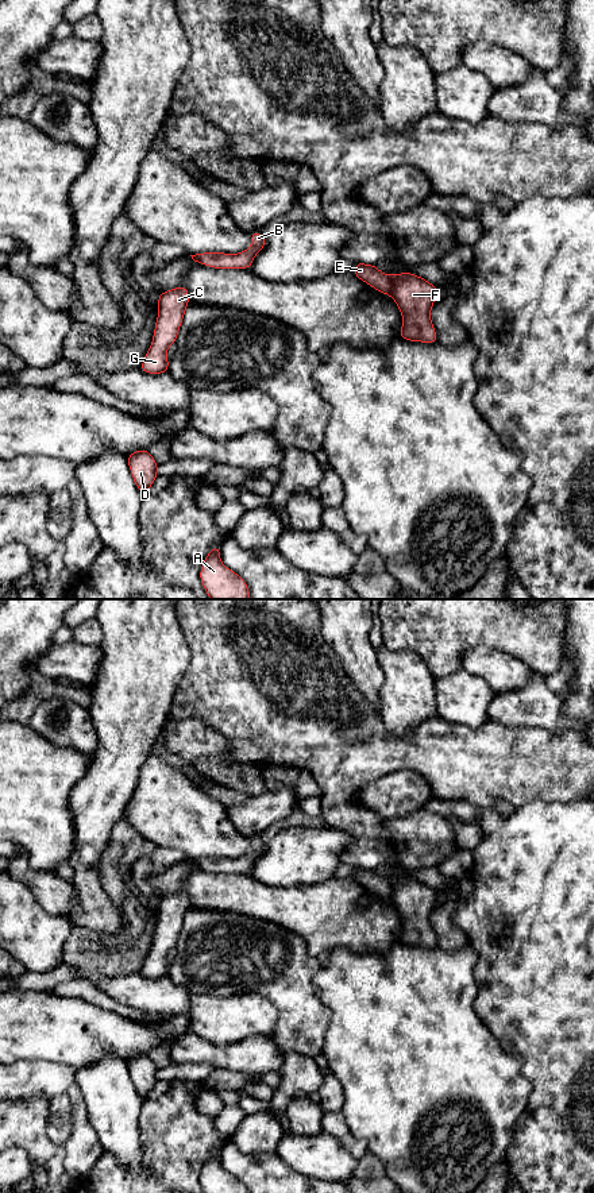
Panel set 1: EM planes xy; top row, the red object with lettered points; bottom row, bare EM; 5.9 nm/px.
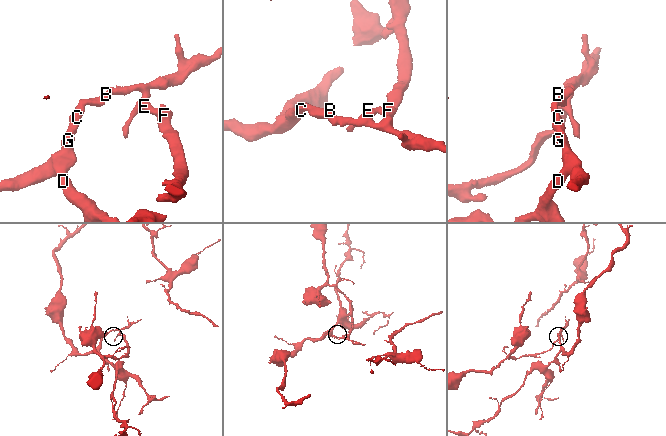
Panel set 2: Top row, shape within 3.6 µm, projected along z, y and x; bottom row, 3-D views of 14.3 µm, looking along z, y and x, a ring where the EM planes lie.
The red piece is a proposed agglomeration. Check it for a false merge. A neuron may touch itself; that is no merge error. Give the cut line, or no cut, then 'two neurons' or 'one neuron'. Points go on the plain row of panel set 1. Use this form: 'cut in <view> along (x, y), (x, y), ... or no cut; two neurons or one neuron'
cut in xy along (388, 880), (392, 887), (390, 899); two neurons

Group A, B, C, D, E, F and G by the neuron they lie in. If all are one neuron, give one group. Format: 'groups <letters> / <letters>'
groups A B C D E G / F

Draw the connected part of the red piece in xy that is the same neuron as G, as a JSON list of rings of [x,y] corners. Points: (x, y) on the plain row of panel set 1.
[[[185,891],[162,896],[158,900],[158,922],[153,946],[139,974],[147,978],[163,978],[169,976],[166,957],[171,949],[177,947],[178,935],[188,910],[189,895]]]

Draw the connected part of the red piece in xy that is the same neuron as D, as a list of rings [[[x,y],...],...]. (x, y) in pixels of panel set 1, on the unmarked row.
[[[138,1054],[128,1059],[127,1067],[135,1090],[148,1100],[148,1094],[158,1081],[158,1067],[147,1054]]]

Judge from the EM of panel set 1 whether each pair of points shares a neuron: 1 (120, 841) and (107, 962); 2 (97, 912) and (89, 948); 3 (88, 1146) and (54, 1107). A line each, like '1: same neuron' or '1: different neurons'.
1: same neuron
2: different neurons
3: different neurons

